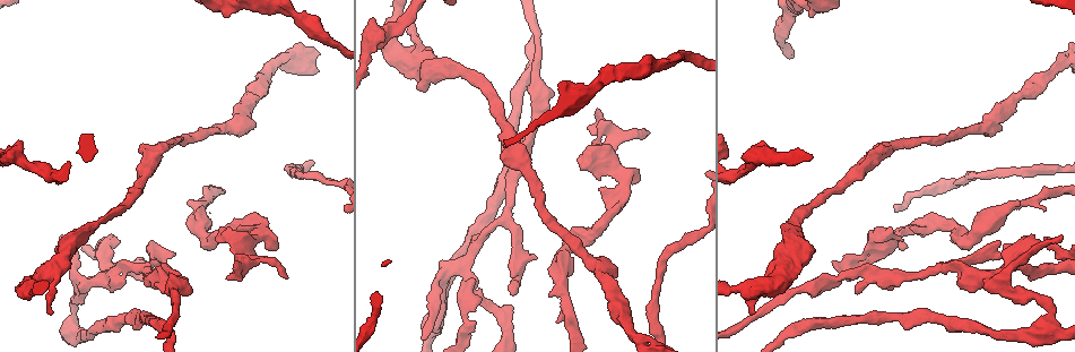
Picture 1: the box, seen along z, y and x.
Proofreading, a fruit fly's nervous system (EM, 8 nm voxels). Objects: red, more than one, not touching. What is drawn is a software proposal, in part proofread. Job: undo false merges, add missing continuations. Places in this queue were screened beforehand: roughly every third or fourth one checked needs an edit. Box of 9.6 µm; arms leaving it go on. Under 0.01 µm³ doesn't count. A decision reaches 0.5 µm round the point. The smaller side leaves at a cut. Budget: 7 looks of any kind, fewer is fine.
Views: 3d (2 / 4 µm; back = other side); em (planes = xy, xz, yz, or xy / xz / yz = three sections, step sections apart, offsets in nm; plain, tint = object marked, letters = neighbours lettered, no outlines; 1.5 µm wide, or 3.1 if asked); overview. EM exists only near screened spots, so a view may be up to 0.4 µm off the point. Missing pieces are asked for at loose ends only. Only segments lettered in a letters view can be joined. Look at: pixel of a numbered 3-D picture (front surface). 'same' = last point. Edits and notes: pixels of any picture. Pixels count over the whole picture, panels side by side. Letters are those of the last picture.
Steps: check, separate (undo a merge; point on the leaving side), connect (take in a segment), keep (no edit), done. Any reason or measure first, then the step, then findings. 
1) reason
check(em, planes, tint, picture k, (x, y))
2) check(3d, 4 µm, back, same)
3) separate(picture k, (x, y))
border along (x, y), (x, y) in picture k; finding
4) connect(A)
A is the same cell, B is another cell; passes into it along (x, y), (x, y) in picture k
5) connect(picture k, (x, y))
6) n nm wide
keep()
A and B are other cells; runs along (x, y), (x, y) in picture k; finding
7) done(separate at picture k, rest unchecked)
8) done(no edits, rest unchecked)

branch stops here
check(em, planes, tint, picture 1, (753, 312))

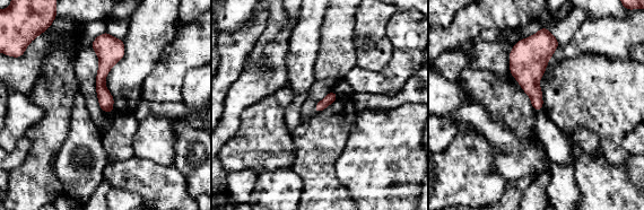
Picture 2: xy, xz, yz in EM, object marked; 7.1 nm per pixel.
check(em, planes, letters, same)

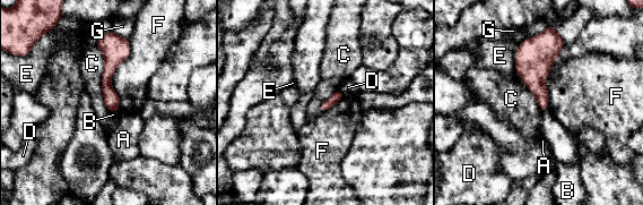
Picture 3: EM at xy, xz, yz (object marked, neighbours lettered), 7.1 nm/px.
F touches over 550 nm
keep()
A, B, C, D, E, F and G are other cells; border along (129, 39), (111, 77), (118, 111) in picture 3; none of them fits

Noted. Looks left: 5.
narrows sharply
check(em, yz, step 4, tint, picture 1, (41, 168))

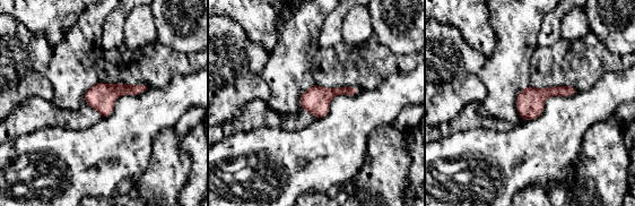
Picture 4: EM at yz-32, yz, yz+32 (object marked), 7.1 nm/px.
cut it another way
check(em, planes, tint, same)

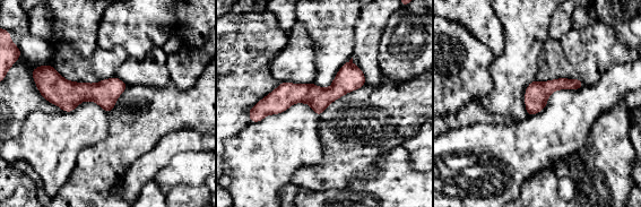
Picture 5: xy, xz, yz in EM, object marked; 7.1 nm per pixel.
see the neighbours
check(em, planes, letters, same)

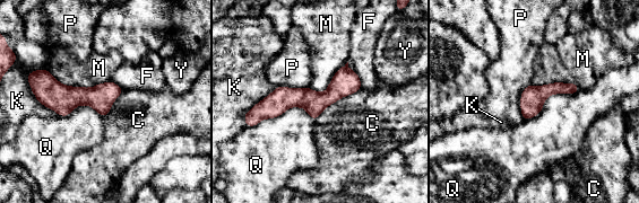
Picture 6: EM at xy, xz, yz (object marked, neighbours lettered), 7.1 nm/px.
keep()
C, F, K, M, P, Q and Y are other cells; border along (361, 87), (330, 103), (313, 121) in picture 6; all the same neuron

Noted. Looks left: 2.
free end
check(3d, 4 µm, back, picture 1, (903, 245))

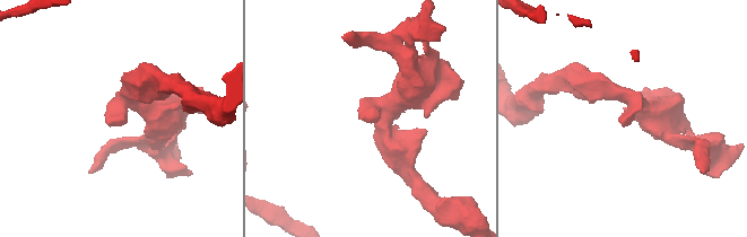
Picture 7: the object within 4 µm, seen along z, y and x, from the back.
check(em, planes, letters, picture 7, (358, 117))

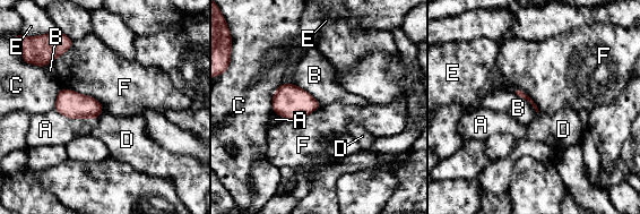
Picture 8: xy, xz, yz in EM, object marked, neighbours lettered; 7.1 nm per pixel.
keep()
A, B, C, D, E and F are other cells; border along (61, 87), (91, 95), (103, 108) in picture 8; none of them fits

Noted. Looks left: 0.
done(no edits, rest unchecked)

